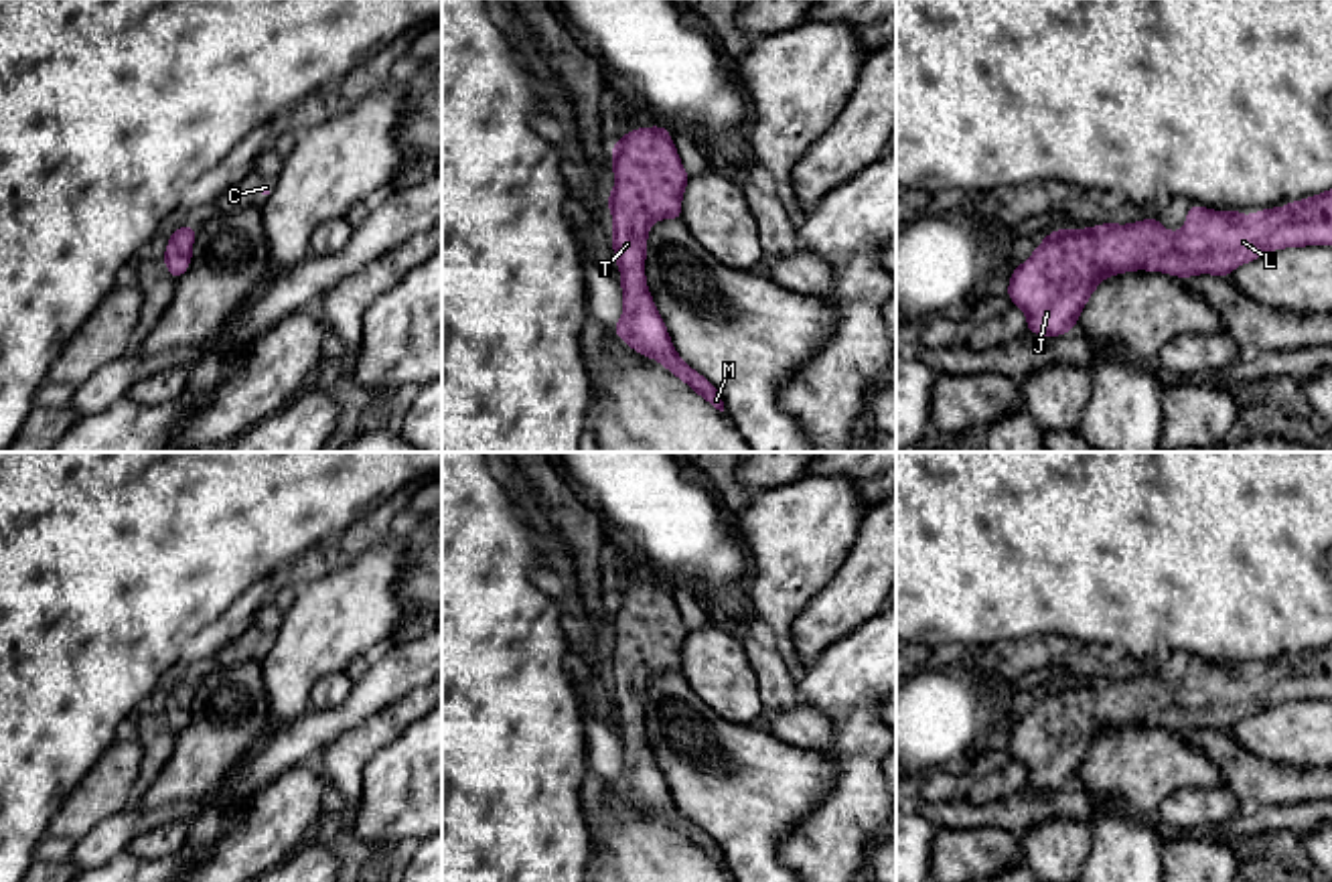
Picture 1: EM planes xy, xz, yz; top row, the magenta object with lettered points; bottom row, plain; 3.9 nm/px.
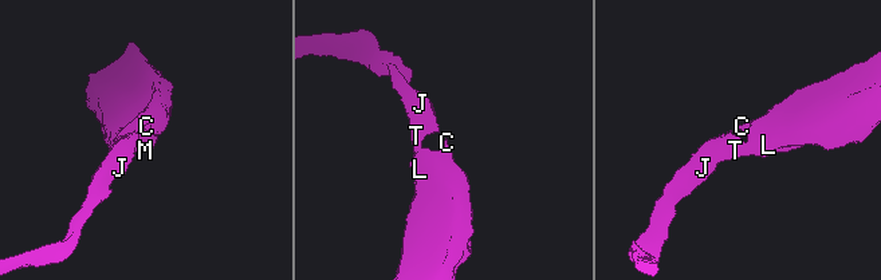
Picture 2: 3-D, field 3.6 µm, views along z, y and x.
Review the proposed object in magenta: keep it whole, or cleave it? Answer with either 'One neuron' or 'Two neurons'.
One neuron

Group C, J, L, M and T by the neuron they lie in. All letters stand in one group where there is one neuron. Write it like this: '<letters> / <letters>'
C J L M T

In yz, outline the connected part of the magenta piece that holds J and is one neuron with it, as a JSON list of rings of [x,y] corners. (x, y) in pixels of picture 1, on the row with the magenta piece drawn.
[[[1332,189],[1287,207],[1263,209],[1247,219],[1243,211],[1208,211],[1188,207],[1186,225],[1170,233],[1154,217],[1131,225],[1095,225],[1093,229],[1060,229],[1044,237],[1038,249],[1012,272],[1008,296],[1022,308],[1034,335],[1058,337],[1070,333],[1093,290],[1103,278],[1131,270],[1166,272],[1178,278],[1194,274],[1229,276],[1279,247],[1332,245]]]

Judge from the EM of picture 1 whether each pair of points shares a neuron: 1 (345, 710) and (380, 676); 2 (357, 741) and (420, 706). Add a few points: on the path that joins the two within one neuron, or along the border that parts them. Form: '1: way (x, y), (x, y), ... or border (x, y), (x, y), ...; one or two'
1: way (355, 704), (374, 686); one
2: way (374, 734), (404, 712); one

